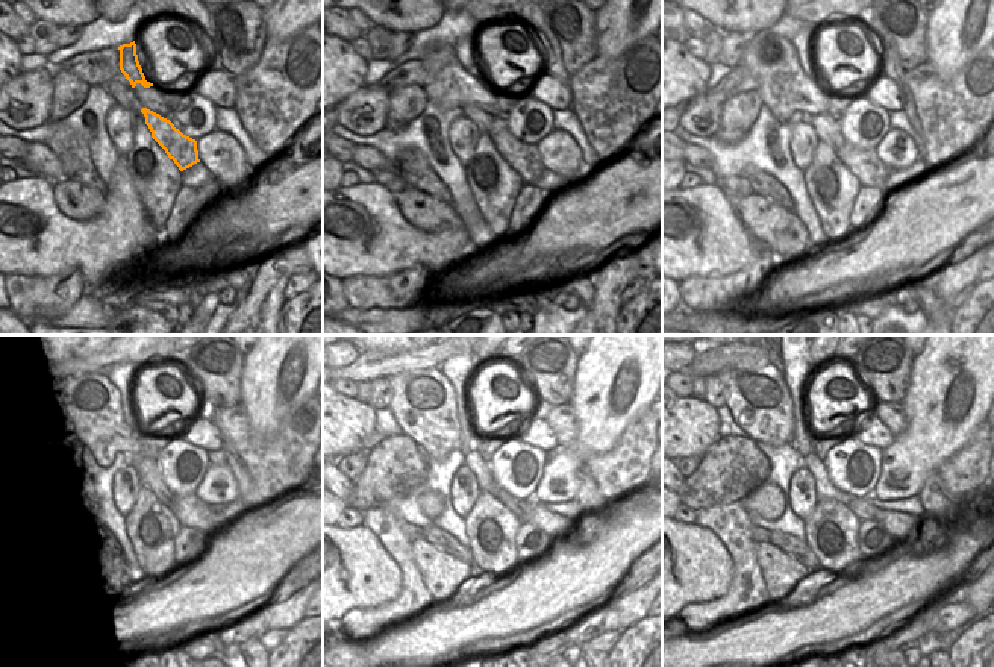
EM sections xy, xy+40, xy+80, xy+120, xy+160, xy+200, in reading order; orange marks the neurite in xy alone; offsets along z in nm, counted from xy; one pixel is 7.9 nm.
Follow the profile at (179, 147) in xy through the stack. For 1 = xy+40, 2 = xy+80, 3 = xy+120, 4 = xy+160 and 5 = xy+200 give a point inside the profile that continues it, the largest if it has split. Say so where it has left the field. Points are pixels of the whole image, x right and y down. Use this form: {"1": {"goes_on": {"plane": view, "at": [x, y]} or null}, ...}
{"1": {"goes_on": {"plane": "xy+40", "at": [523, 158]}}, "2": {"goes_on": {"plane": "xy+80", "at": [865, 165]}}, "3": {"goes_on": {"plane": "xy+120", "at": [190, 511]}}, "4": {"goes_on": {"plane": "xy+160", "at": [561, 528]}}, "5": {"goes_on": {"plane": "xy+200", "at": [922, 535]}}}

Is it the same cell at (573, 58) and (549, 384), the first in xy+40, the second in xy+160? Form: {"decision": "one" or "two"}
{"decision": "one"}

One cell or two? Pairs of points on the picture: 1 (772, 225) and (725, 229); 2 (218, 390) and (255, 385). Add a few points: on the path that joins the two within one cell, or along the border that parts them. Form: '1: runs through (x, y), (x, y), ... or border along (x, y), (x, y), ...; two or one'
1: border along (737, 216), (743, 226), (764, 243); two
2: border along (246, 356), (241, 366), (241, 399), (238, 402); two

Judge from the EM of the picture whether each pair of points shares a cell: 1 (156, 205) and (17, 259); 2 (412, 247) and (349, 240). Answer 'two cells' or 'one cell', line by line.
1: two cells
2: one cell

